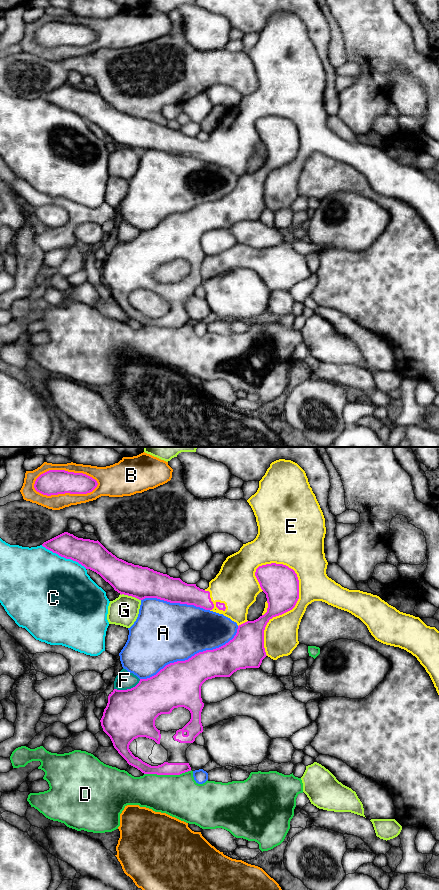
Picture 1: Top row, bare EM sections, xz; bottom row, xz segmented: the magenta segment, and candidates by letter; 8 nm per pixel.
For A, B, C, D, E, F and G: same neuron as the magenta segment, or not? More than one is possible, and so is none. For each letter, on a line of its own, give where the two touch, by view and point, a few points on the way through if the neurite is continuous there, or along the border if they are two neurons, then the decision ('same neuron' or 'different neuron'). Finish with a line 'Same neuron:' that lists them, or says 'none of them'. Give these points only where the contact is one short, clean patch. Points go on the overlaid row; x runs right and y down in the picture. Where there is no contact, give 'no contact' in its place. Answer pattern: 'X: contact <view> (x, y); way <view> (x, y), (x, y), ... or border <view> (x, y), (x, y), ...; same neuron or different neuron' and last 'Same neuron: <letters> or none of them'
A: contact xz (192, 656); different neuron
B: contact xz (65, 492); different neuron
C: contact xz (64, 557); different neuron
D: contact xz (167, 774); different neuron
E: contact xz (291, 609); same neuron
F: contact xz (127, 689); different neuron
G: contact xz (130, 595); different neuron
Same neuron: E

